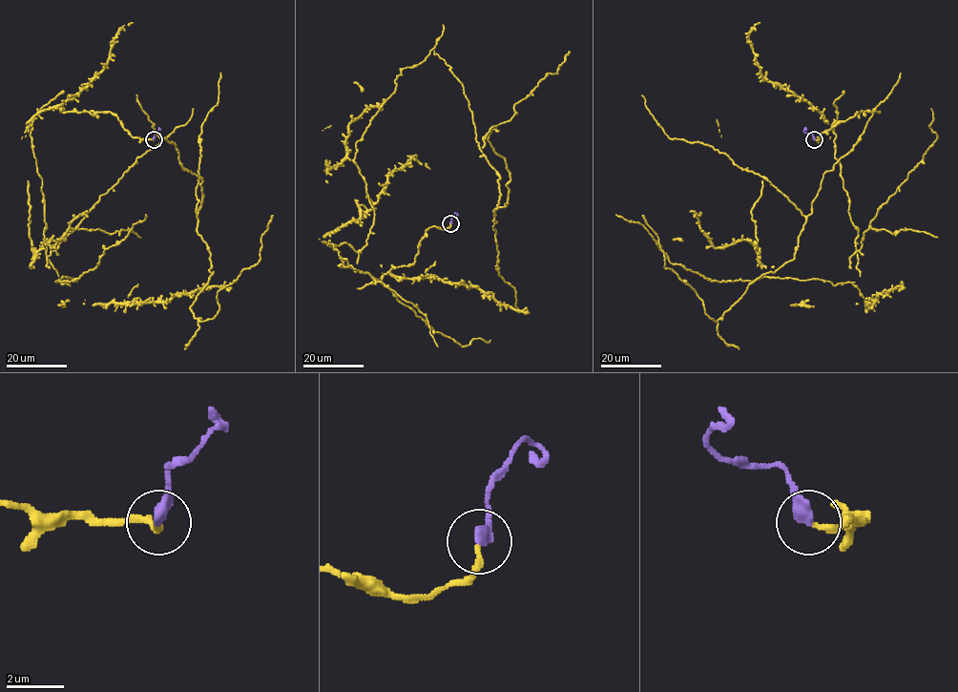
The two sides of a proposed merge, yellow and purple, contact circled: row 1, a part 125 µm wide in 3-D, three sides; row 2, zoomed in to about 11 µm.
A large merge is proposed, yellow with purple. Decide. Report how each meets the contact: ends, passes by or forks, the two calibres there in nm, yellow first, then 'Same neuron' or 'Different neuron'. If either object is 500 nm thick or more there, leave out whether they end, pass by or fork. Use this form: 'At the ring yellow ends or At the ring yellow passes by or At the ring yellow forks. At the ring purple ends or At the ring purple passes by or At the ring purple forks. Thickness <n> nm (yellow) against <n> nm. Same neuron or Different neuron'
At the ring yellow ends. At the ring purple ends. Thickness 220 nm (yellow) against 440 nm. Same neuron

